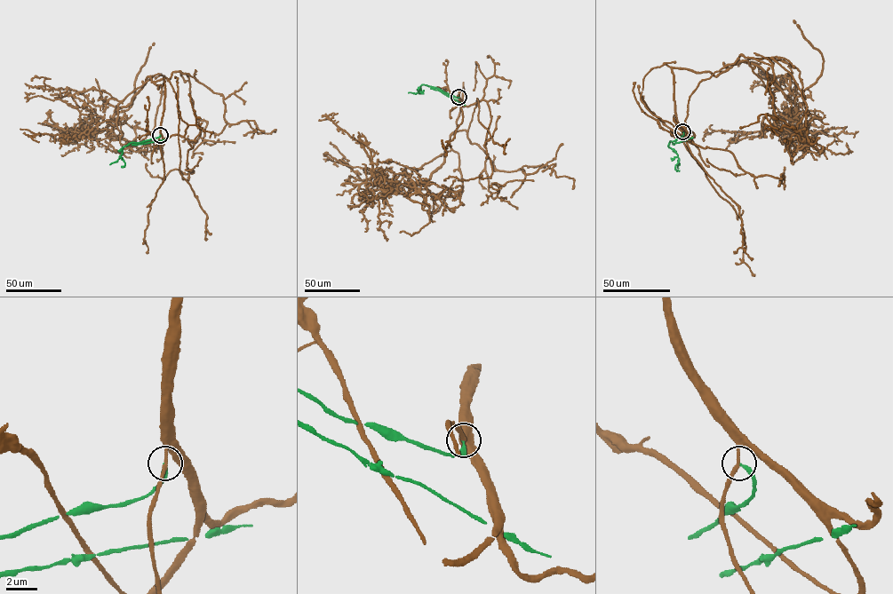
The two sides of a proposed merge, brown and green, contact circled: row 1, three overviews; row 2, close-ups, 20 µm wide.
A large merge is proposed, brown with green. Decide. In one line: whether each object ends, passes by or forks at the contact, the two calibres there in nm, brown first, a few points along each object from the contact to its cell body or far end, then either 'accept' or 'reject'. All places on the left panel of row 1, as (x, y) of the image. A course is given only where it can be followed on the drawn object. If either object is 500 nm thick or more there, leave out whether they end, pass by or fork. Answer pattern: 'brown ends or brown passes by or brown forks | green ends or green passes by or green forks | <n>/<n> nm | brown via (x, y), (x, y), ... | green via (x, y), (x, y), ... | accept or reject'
brown passes by | green ends | 220/240 nm | brown via (160, 135), (164, 83), (158, 89), (147, 77), (102, 130), (27, 135), (39, 141) | green via (160, 135), (122, 147), (121, 157), (124, 165), (122, 167), (124, 167) | reject

